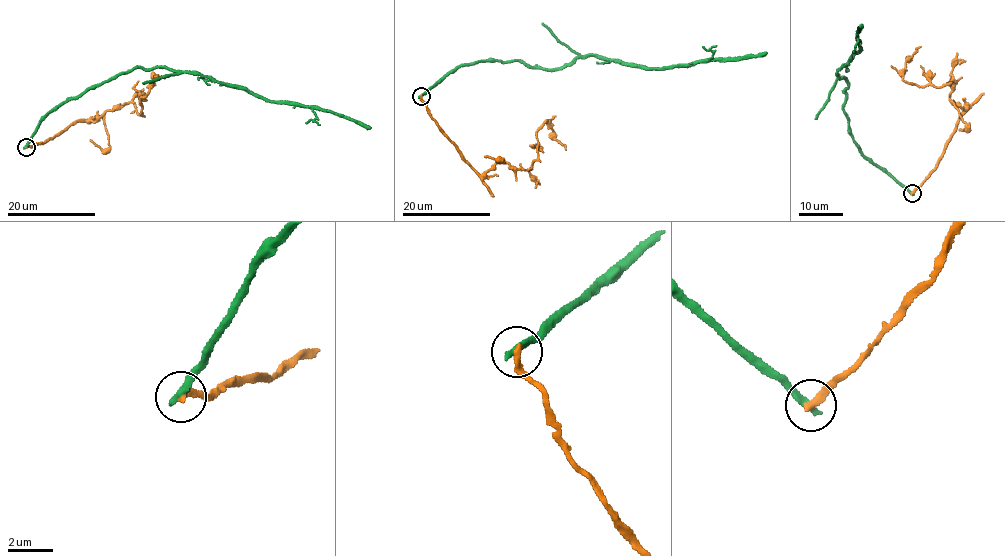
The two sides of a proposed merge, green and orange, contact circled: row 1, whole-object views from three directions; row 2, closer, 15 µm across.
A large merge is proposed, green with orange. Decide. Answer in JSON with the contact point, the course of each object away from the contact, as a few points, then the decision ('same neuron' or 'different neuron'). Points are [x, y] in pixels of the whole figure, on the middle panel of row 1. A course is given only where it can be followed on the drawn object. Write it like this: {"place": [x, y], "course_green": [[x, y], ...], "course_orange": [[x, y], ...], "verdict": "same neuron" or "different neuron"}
{"place": [421, 96], "course_green": [[421, 96], [461, 66], [486, 61], [562, 69], [576, 58], [597, 55], [658, 69], [766, 53]], "course_orange": [[421, 96], [461, 156], [480, 174], [501, 161], [530, 170], [537, 157], [536, 131], [547, 121], [565, 150]], "verdict": "different neuron"}

